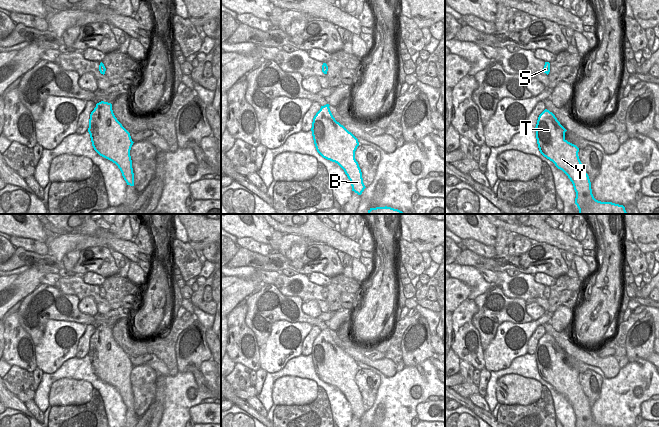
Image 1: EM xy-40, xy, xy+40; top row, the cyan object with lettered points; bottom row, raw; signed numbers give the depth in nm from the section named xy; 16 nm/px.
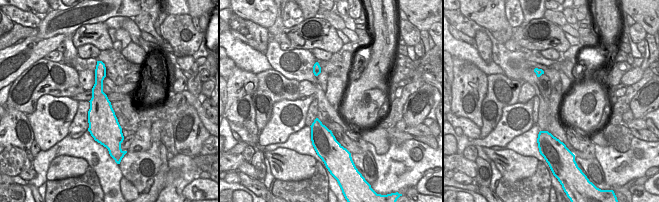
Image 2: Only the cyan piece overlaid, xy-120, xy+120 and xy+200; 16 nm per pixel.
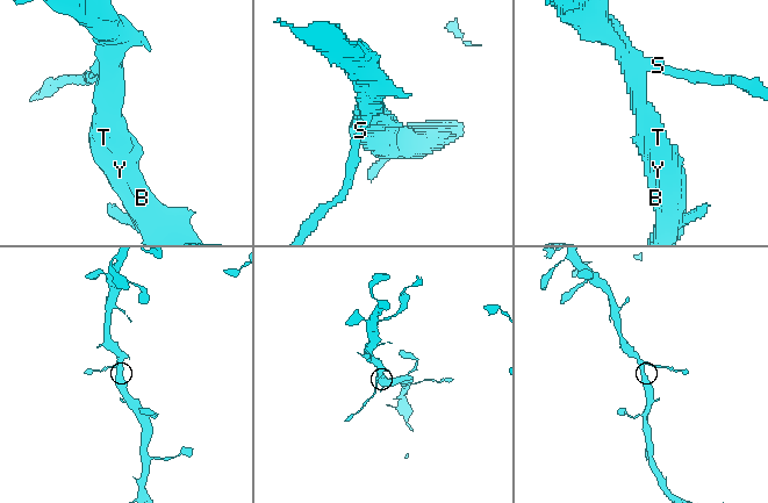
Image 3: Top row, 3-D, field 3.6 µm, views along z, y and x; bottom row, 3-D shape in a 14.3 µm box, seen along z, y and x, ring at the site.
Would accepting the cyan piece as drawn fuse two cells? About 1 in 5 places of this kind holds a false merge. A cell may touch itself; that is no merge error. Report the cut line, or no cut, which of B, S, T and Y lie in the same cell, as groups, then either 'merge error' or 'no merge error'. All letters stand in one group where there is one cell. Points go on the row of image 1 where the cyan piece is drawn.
no cut | B S T Y | no merge error

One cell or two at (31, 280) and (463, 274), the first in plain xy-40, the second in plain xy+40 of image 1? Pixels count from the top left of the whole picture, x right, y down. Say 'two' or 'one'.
two

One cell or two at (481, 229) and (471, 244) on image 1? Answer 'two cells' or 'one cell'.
two cells

